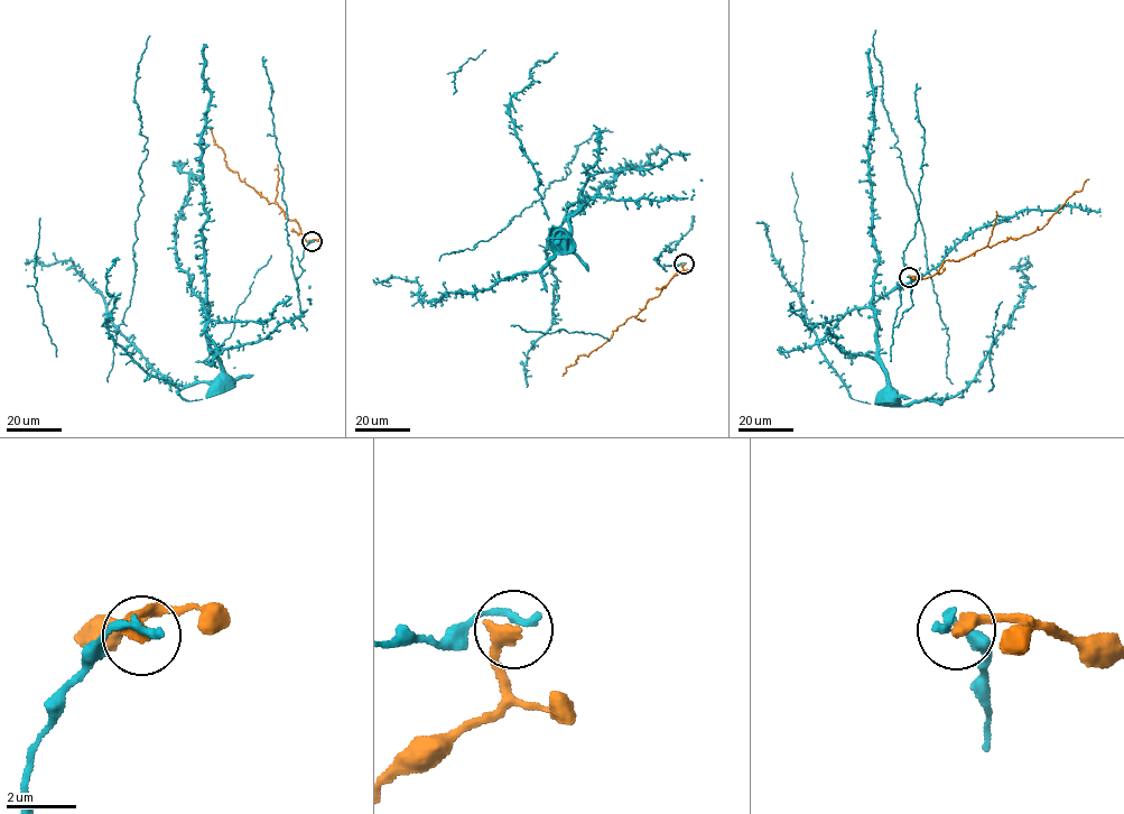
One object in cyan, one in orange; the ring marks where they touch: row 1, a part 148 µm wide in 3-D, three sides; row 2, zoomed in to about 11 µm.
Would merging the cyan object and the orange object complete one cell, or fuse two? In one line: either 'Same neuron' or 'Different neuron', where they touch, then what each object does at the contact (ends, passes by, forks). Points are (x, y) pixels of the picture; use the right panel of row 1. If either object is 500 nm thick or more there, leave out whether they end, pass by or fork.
Different neuron. Place: (909, 277). At the ring cyan ends. At the ring orange ends

